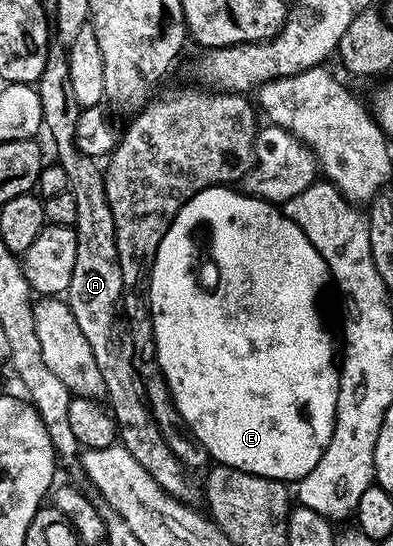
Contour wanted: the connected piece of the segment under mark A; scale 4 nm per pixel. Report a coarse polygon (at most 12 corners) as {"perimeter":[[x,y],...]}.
{"perimeter":[[62,44],[37,82],[43,126],[77,203],[65,294],[101,367],[118,444],[173,499],[205,489],[147,403],[104,170],[77,147]]}

